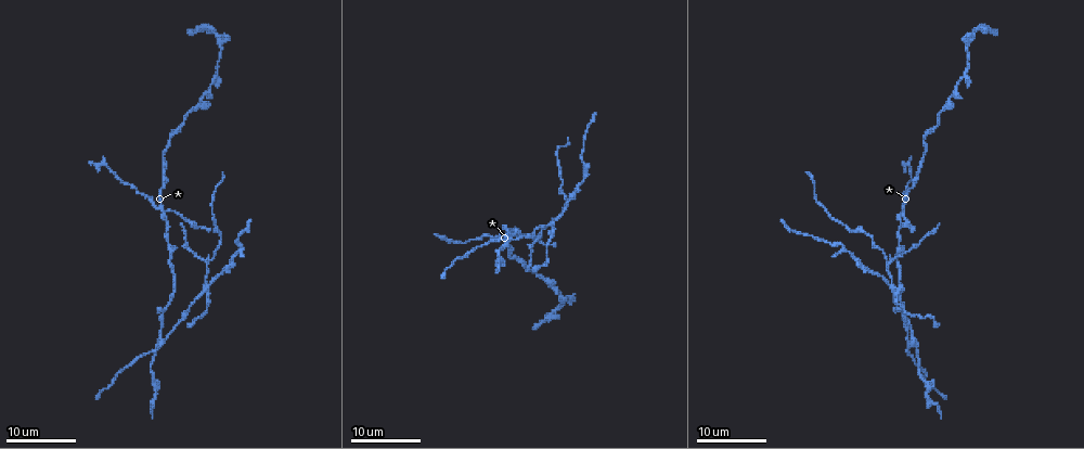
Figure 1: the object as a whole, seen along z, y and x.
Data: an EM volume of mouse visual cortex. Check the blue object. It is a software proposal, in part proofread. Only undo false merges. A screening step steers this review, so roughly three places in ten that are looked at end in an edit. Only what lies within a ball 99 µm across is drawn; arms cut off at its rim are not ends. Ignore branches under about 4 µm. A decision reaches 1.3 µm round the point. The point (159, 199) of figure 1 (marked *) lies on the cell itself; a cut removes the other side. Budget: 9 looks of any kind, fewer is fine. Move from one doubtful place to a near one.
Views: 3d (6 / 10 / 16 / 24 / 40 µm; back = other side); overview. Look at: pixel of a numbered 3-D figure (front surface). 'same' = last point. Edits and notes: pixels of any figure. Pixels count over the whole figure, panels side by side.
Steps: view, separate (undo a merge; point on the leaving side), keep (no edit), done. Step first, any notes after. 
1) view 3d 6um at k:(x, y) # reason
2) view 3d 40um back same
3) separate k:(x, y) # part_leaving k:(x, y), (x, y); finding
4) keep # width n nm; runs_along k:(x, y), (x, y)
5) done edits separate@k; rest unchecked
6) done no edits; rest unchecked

view 3d 24um at 1:(161, 208) # four-way junction

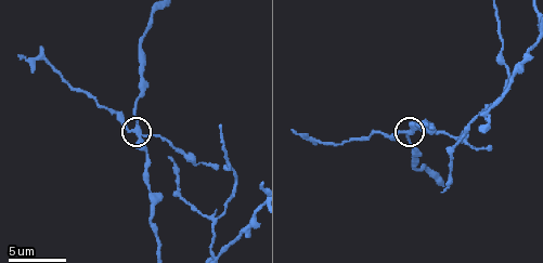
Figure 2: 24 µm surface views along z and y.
view 3d 10um at 2:(410, 132)

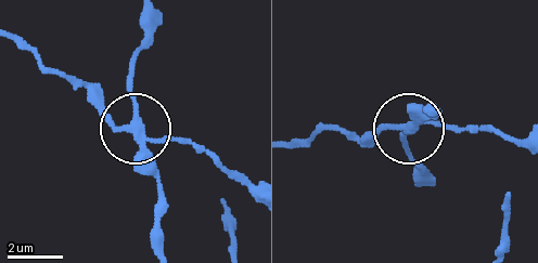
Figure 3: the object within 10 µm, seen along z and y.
separate 3:(179, 139) # arms 4; part_leaving 3:(133, 127), (16, 42); two cells meet here

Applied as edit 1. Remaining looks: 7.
view overview

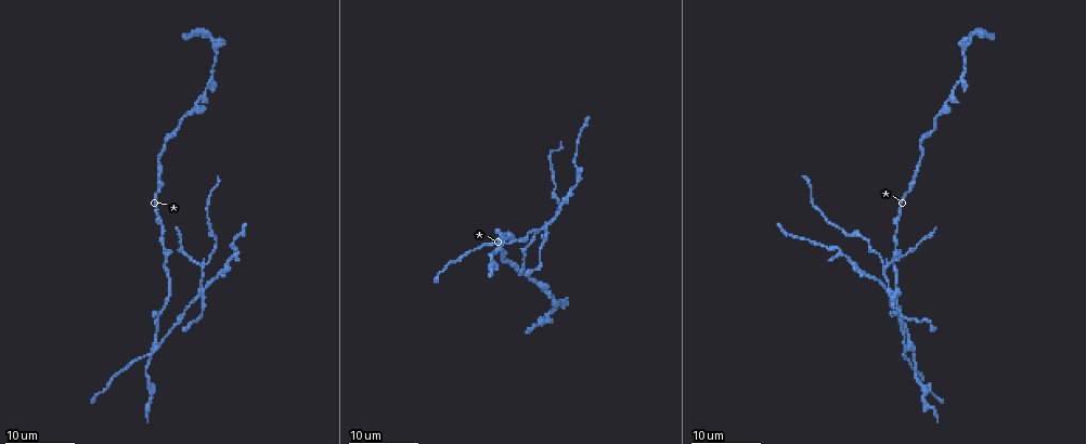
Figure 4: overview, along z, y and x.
view 3d 16um at 4:(910, 346)

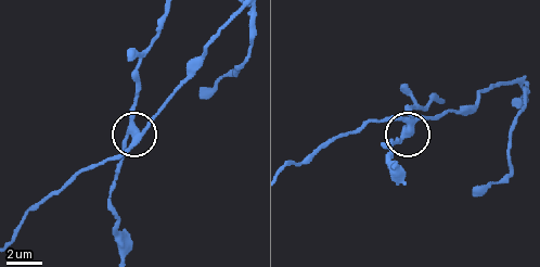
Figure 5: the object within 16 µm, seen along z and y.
view 3d 10um at 5:(404, 134)

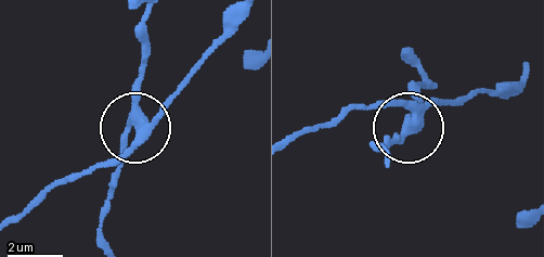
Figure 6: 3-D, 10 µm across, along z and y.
separate 6:(171, 103) # arms 3; part_leaving 6:(141, 133), (218, 38), (232, 10); two cells meet here

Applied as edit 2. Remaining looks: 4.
view 3d 16um at 4:(160, 315) # two arms in line, one across

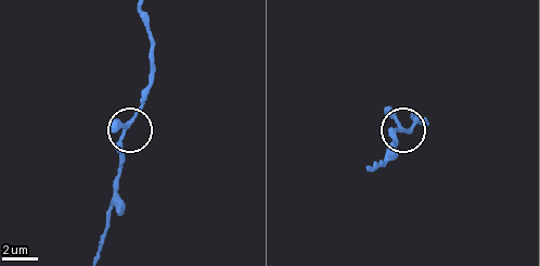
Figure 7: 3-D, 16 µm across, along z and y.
view 3d 10um at 7:(127, 127)

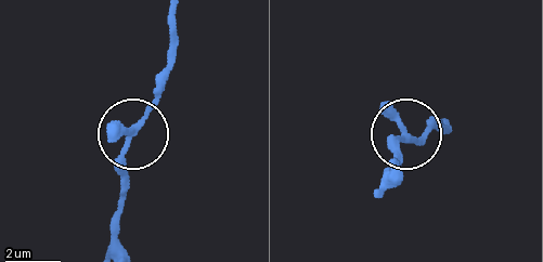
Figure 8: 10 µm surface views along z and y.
view 3d 6um at 8:(405, 138)

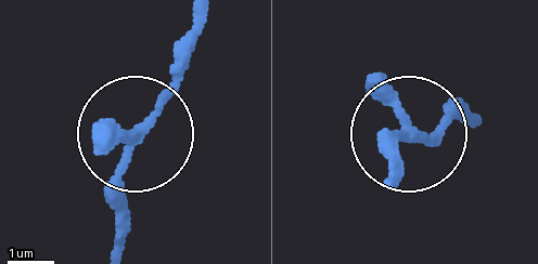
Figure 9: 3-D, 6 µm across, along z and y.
keep # runs_along 9:(196, 17), (189, 64), (127, 169), (127, 235); continuous, no second cell

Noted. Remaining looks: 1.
view 3d 10um at 2:(153, 217) # calibre changes

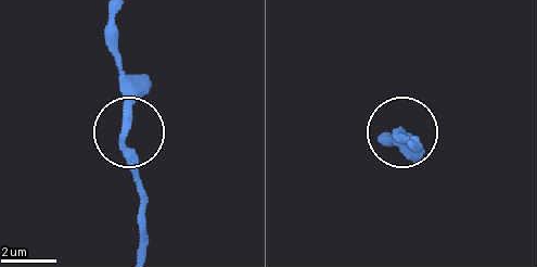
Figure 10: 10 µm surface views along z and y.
keep # width 270 nm; runs_along 10:(111, 14), (139, 221); one cell here

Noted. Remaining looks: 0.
done edits separate@3, separate@6; rest unchecked

